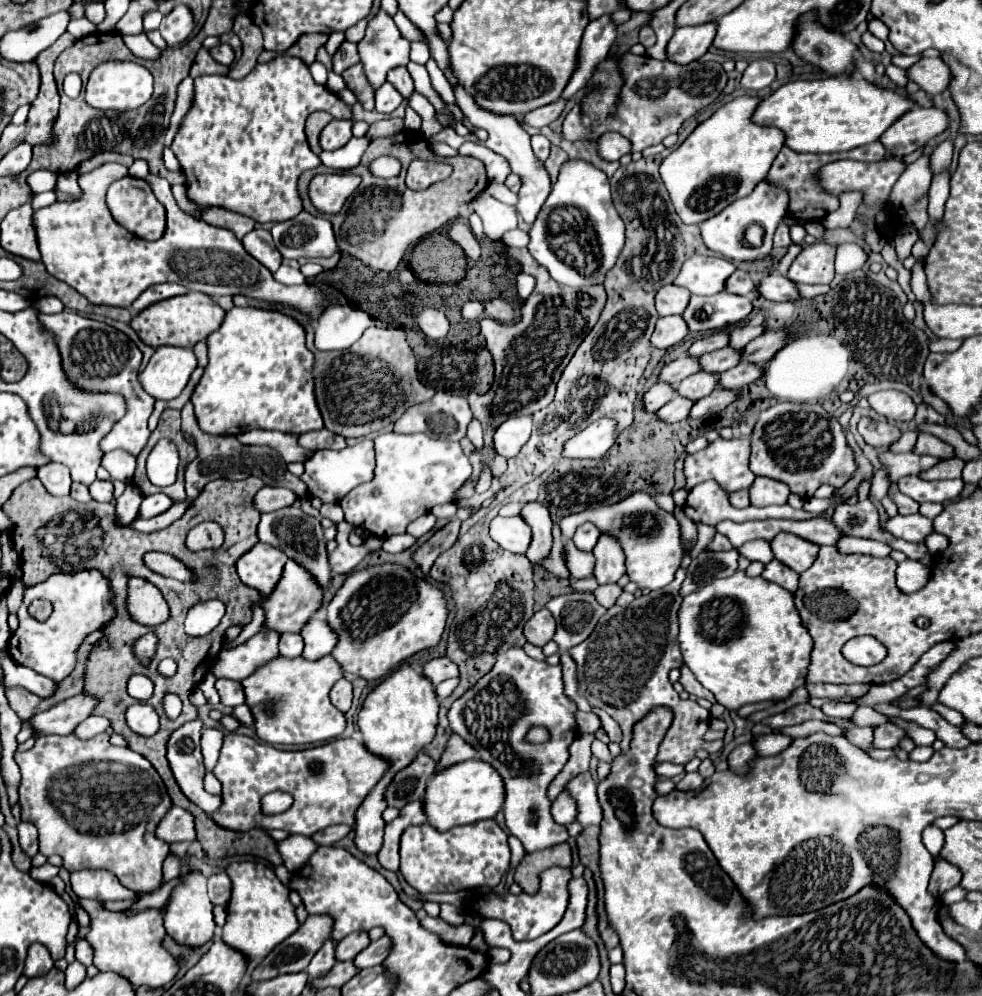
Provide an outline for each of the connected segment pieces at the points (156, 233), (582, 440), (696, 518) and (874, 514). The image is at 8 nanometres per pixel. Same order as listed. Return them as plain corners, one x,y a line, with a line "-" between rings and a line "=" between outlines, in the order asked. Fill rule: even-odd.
124,177
120,181
114,181
108,187
106,193
106,203
110,207
110,213
116,221
120,221
122,227
126,227
130,233
134,233
140,239
146,241
156,241
160,239
160,233
164,233
164,223
166,223
166,211
162,203
154,197
150,185
144,179
136,177
=
598,419
590,423
586,429
578,431
572,439
564,443
562,457
568,459
600,459
612,447
614,433
612,419
=
700,483
696,489
688,493
688,501
684,505
684,513
694,521
694,523
714,523
718,525
720,521
754,521
754,519
812,519
820,513
806,513
803,509
792,509
790,505
770,505
770,507
746,507
746,509
736,509
730,505
728,495
716,487
716,483
-
700,519
720,519
720,521
700,521
=
866,497
864,501
856,503
856,505
840,503
834,509
832,523
846,537
864,537
864,539
882,541
882,543
890,545
892,549
906,553
910,559
920,559
928,551
926,547
912,547
912,543
908,545
902,539
896,539
892,533
884,531
880,525
878,509
872,503
872,497

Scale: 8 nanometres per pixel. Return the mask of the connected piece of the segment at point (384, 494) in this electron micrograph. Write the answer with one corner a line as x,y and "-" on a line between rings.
382,433
374,439
374,447
374,479
352,489
350,495
340,501
340,507
348,523
382,539
404,533
410,521
428,513
434,505
456,501
456,489
462,487
472,473
472,465
456,441
430,439
424,433

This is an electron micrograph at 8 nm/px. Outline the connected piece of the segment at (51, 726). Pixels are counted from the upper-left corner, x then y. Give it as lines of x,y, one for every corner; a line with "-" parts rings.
76,695
72,699
58,703
56,707
52,707
48,711
32,715
26,723
32,727
34,737
52,735
52,733
54,735
70,735
80,721
90,717
94,705
96,705
96,701
92,697

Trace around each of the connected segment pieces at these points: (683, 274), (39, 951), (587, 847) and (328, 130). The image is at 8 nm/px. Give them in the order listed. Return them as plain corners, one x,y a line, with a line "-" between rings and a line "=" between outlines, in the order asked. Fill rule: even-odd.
692,255
684,261
676,285
686,287
692,295
716,295
724,289
724,281
736,271
736,265
722,257
=
34,943
34,945
28,949
24,975
26,975
28,979
40,977
40,975
48,973
52,967
54,967
54,961
52,961
48,949
46,949
44,945
40,945
40,943
=
590,825
590,827
584,827
582,833
576,837
580,863
594,873
596,883
600,883
600,875
598,875
598,833
600,833
600,829
=
332,119
320,133
320,147
324,151
336,151
344,147
352,137
352,121

